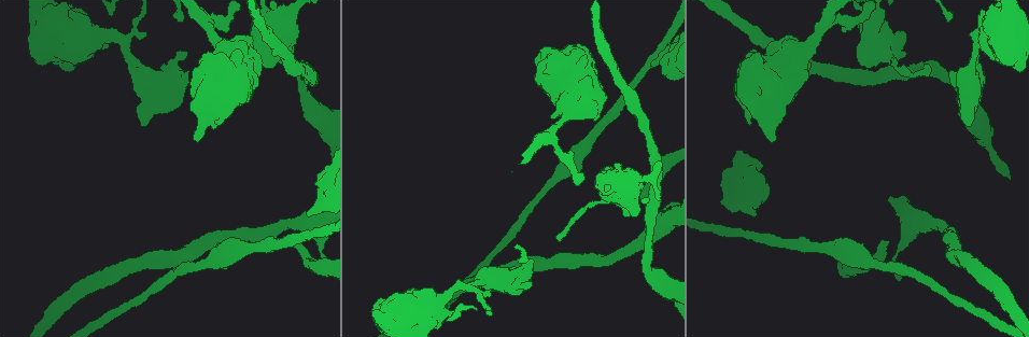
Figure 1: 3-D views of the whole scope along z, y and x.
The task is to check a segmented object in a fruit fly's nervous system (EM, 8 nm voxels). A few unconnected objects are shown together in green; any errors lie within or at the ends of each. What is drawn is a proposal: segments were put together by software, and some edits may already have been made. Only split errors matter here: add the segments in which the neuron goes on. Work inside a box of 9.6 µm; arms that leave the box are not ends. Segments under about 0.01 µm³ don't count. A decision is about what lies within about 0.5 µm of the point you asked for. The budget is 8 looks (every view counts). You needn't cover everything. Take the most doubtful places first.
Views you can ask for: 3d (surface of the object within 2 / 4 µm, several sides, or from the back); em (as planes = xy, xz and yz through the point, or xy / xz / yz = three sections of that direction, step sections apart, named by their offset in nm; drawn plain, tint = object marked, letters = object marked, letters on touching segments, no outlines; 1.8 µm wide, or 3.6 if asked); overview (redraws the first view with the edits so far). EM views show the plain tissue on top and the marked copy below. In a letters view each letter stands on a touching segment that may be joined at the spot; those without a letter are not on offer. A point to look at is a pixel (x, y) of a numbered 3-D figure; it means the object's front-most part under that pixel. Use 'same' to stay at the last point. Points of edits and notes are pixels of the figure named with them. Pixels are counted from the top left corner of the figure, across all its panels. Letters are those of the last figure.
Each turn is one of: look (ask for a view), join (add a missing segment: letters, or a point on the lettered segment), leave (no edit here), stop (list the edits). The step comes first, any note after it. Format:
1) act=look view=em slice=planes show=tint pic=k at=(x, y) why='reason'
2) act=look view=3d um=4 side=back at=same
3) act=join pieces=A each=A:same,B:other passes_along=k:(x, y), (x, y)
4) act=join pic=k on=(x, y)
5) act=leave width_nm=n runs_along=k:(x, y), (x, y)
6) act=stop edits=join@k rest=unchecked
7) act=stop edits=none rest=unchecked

act=look view=em slice=xy step=16 show=tint pic=1 at=(888, 242) why='free end'

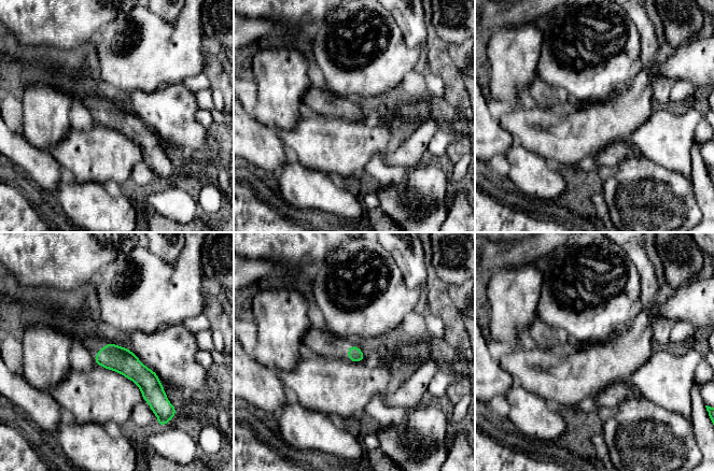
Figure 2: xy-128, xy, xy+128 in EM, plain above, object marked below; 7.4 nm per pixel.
act=look view=em slice=planes show=letters at=same

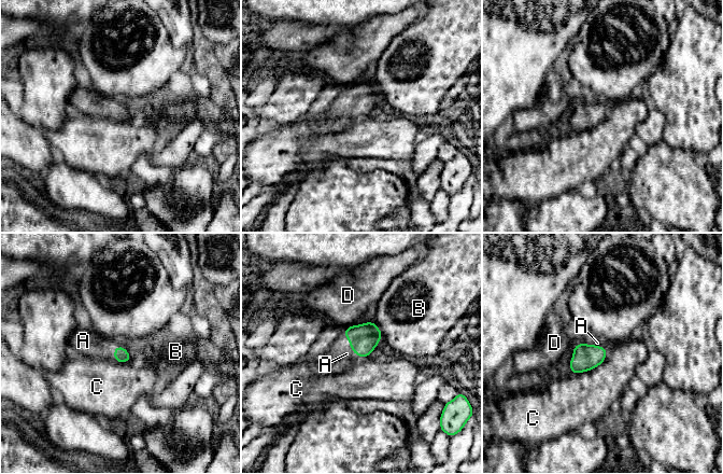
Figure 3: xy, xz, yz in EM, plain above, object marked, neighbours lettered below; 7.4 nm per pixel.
act=join pieces=A each=A:same,B:other,C:other,D:other found='it goes on there'

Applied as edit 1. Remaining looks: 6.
act=look view=overview why='redraw'

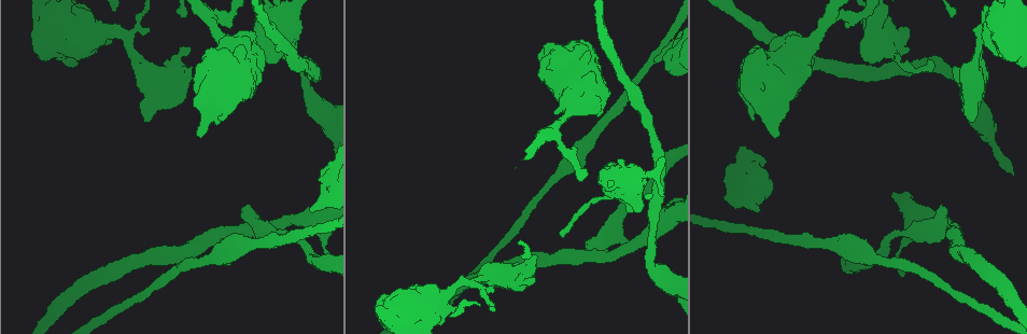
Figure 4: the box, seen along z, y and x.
act=look view=3d um=2 pic=4 at=(543, 82) why='an open end'

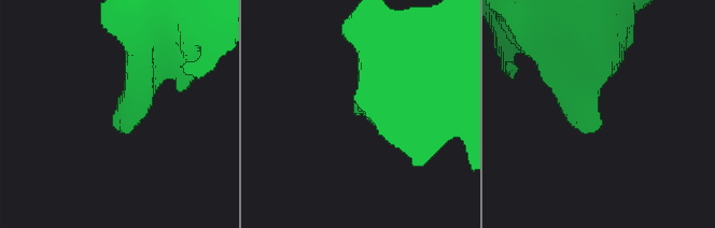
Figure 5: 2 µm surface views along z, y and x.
act=look view=em slice=planes show=letters pic=5 at=(122, 130)

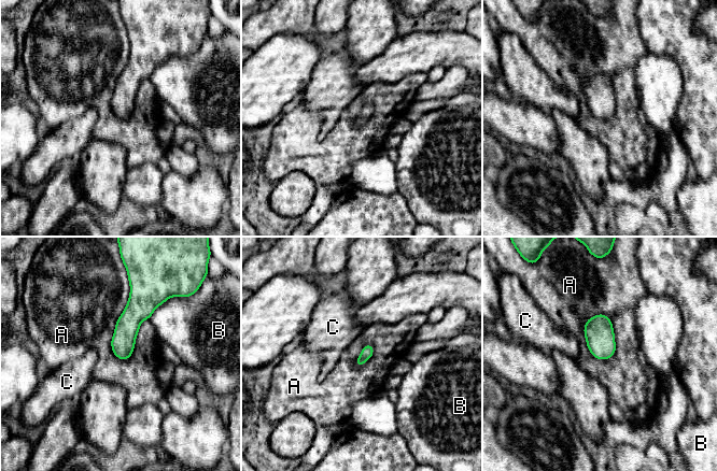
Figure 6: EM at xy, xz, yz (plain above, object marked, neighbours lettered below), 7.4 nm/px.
act=leave each=A:other,B:other,C:other border=6:(598, 313), (605, 360) found='none of them fits'

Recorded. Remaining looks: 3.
act=stop edits=join@3 rest=unchecked

